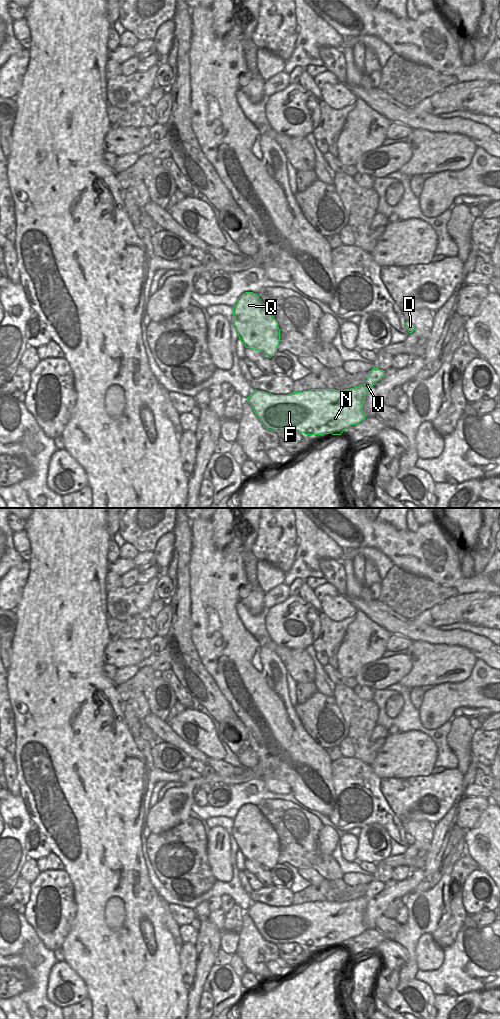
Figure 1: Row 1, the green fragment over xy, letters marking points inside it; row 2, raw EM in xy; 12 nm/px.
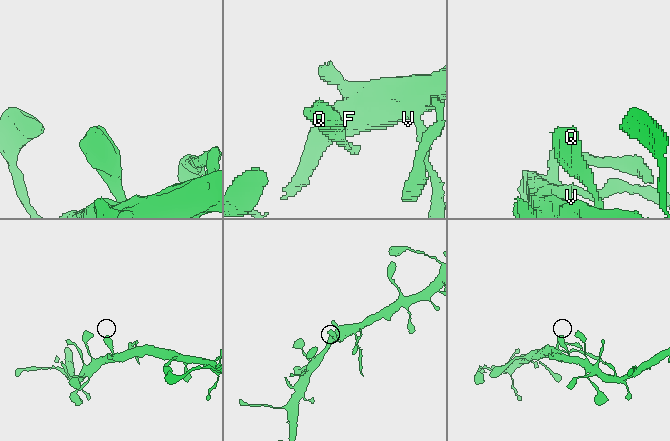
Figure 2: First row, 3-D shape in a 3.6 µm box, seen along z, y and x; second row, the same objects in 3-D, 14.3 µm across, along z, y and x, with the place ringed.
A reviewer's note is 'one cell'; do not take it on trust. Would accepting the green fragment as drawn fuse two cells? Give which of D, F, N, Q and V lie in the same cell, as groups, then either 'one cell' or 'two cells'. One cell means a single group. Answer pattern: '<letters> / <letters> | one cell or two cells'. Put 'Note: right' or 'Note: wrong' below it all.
D F N Q V | one cell
Note: right

